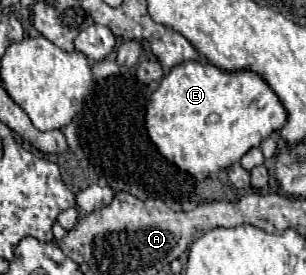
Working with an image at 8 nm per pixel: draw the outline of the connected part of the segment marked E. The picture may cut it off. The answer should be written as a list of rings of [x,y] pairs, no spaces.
[[[200,60],[174,66],[146,110],[146,130],[158,152],[196,180],[232,166],[250,148],[282,130],[286,120],[288,110],[262,76],[248,68],[226,72]]]

